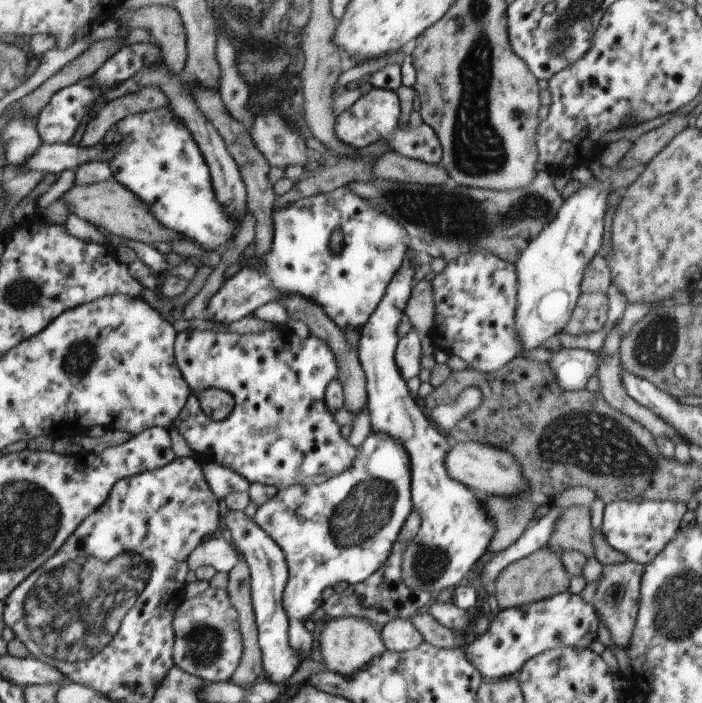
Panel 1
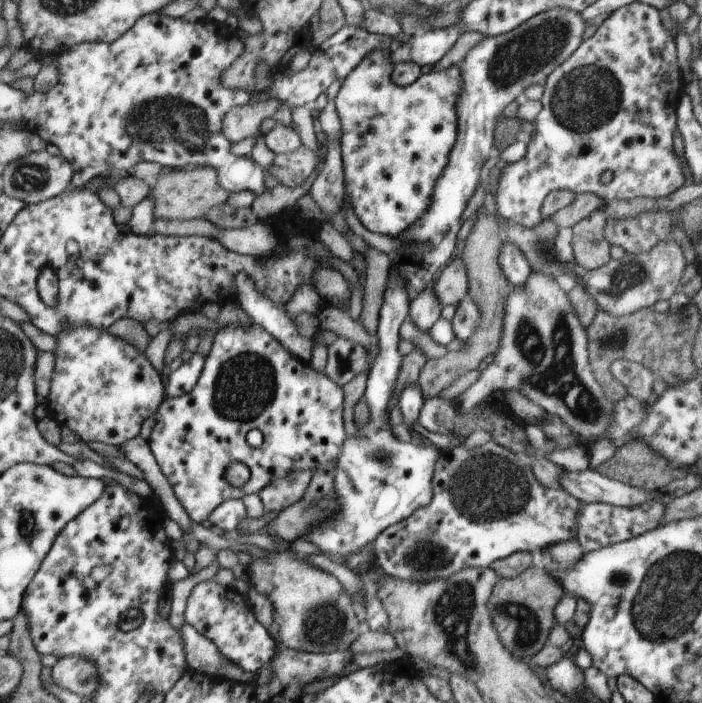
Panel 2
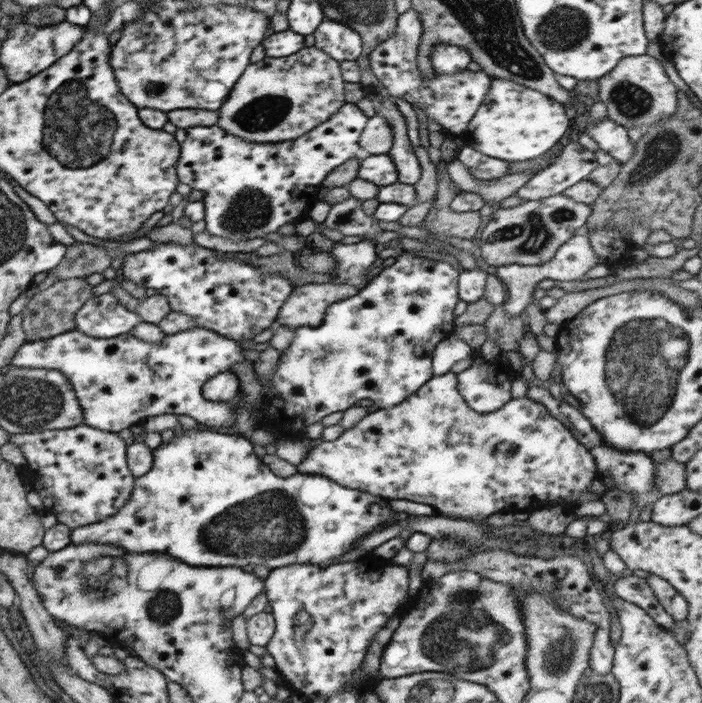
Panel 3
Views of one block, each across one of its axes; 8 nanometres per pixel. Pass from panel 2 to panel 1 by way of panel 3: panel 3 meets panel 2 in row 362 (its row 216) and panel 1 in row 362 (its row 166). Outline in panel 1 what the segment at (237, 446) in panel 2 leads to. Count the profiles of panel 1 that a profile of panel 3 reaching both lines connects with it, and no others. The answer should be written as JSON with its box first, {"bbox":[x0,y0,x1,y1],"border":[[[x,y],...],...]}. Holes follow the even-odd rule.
{"bbox":[173,327,358,491],"border":[[[189,327],[177,333],[174,351],[176,365],[192,394],[187,405],[176,416],[173,427],[192,448],[199,464],[218,462],[244,476],[251,484],[271,485],[280,491],[293,485],[327,482],[329,478],[342,474],[354,462],[358,448],[342,438],[341,428],[325,404],[328,384],[338,380],[338,362],[324,340],[316,336],[299,340],[284,327],[268,328],[258,334],[215,333]],[[212,388],[228,392],[236,403],[225,420],[209,419],[200,407],[196,394]]]}

